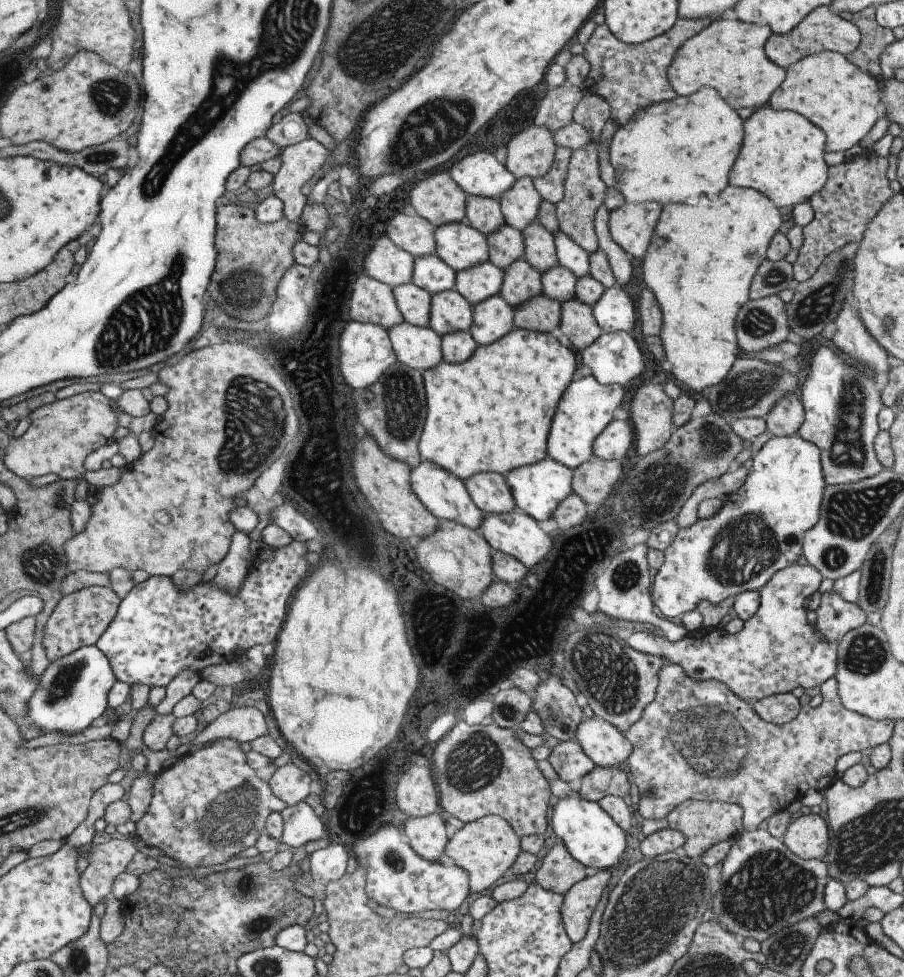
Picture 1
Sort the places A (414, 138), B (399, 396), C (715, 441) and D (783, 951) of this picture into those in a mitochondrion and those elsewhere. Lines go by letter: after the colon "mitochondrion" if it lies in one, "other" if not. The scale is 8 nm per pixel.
A: mitochondrion
B: mitochondrion
C: mitochondrion
D: mitochondrion

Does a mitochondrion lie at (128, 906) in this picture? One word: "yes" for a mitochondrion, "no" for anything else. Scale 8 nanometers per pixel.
no

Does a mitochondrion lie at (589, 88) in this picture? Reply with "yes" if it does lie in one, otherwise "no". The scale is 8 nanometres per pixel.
no

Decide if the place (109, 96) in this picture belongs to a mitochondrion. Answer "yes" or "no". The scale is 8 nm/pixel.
yes

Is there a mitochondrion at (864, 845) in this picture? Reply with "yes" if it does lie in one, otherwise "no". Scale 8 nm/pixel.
yes

